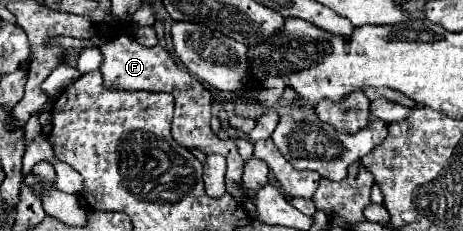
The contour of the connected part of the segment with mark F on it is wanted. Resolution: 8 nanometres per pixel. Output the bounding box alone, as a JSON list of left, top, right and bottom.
[100,35,246,201]

